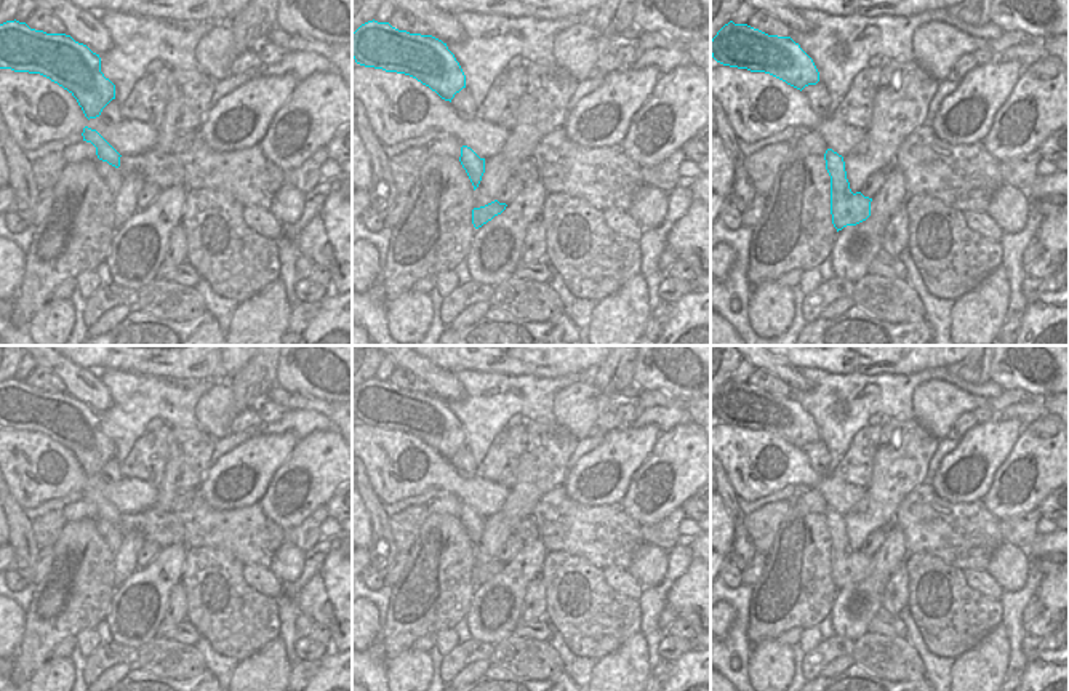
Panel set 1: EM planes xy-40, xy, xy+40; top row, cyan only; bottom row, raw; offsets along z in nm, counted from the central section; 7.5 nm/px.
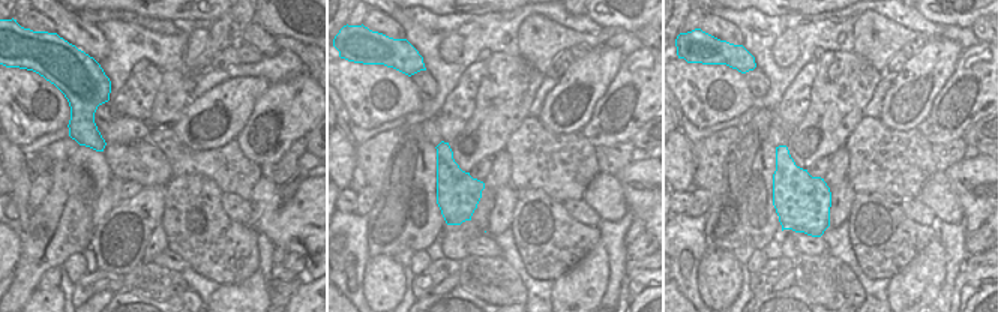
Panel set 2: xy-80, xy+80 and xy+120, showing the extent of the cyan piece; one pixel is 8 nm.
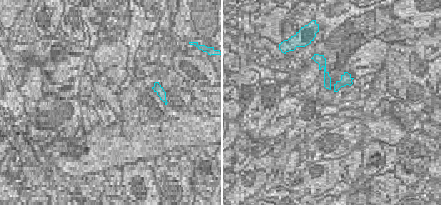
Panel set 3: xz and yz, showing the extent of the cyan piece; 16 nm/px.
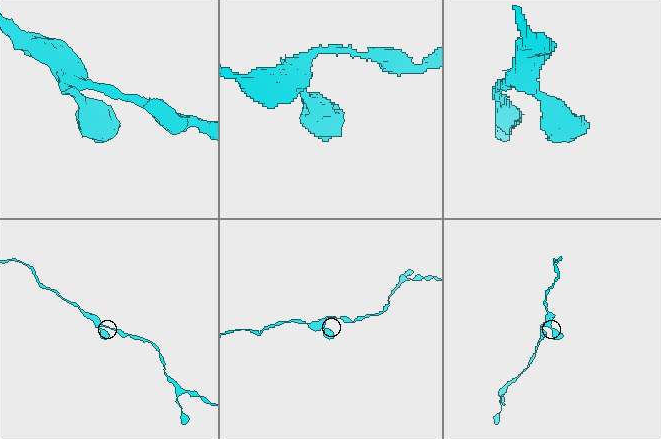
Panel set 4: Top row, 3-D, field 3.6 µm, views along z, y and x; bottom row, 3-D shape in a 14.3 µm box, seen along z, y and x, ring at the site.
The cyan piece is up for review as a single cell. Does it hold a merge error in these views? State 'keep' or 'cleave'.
keep

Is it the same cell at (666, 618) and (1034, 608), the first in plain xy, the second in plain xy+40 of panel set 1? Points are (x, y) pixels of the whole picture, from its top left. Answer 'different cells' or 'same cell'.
same cell

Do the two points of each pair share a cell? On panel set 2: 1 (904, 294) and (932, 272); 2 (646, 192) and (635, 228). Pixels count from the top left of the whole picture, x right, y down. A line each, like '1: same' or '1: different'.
1: same
2: same

